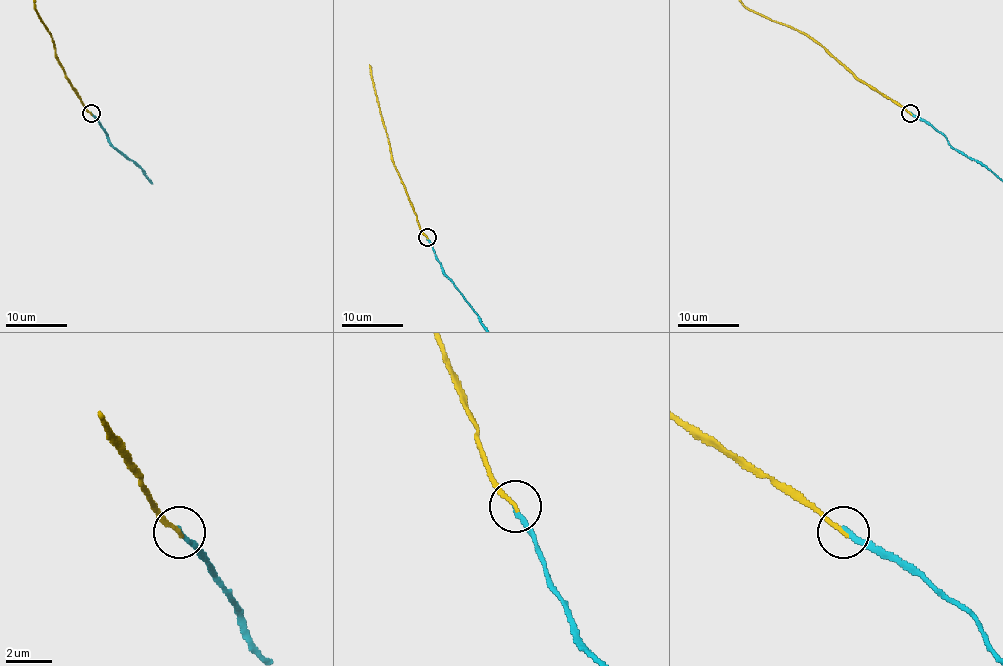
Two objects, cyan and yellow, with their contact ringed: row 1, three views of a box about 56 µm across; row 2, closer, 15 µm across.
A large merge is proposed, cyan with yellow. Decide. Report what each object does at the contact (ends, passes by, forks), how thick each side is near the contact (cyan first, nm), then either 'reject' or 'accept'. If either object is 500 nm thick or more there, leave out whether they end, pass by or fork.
cyan ends there; yellow ends there; 180 nm thick on the cyan side, 170 nm on the other; accept

